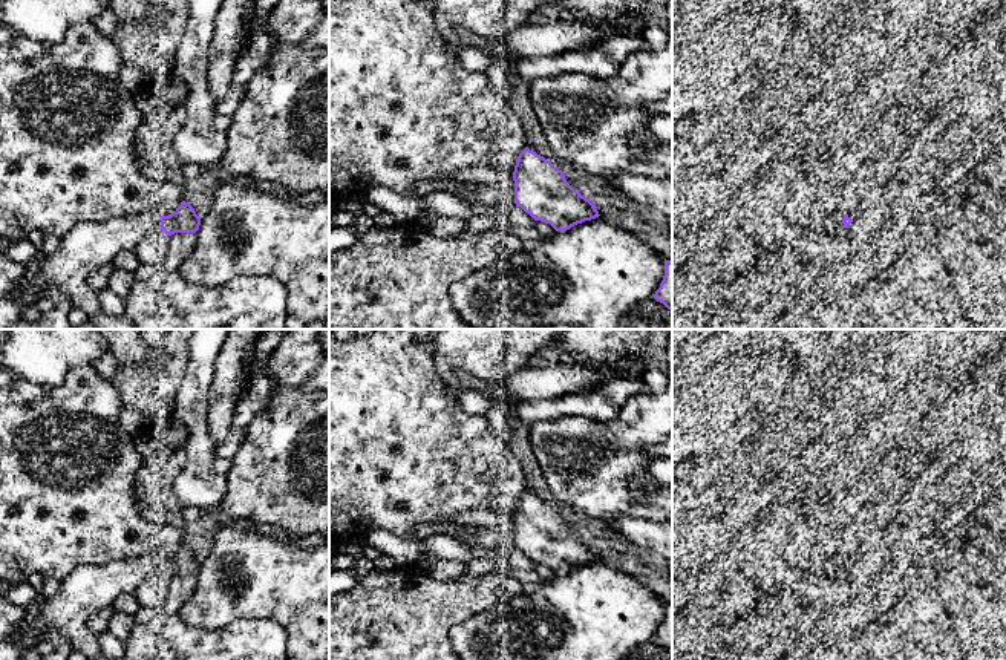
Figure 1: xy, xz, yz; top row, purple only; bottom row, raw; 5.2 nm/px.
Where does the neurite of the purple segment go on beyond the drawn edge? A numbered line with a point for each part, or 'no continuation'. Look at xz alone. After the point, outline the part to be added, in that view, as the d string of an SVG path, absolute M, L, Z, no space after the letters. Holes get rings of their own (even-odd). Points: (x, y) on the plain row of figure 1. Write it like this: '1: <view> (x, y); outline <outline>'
no continuation

